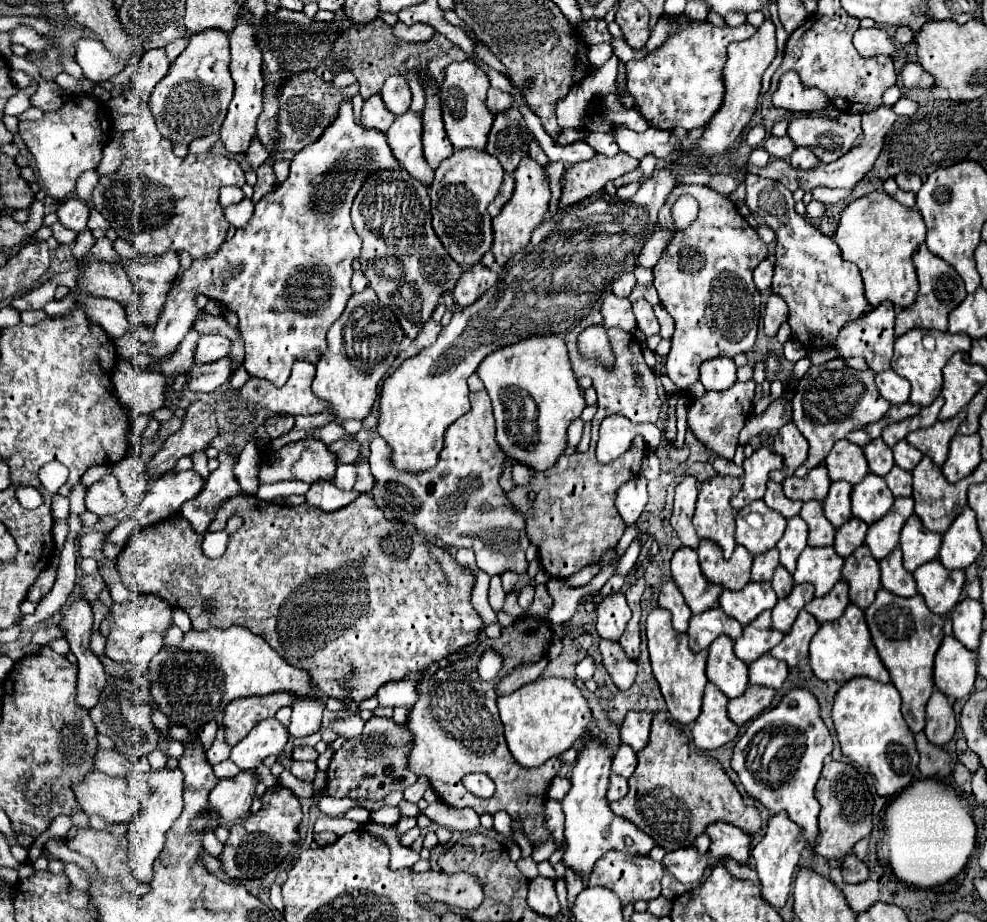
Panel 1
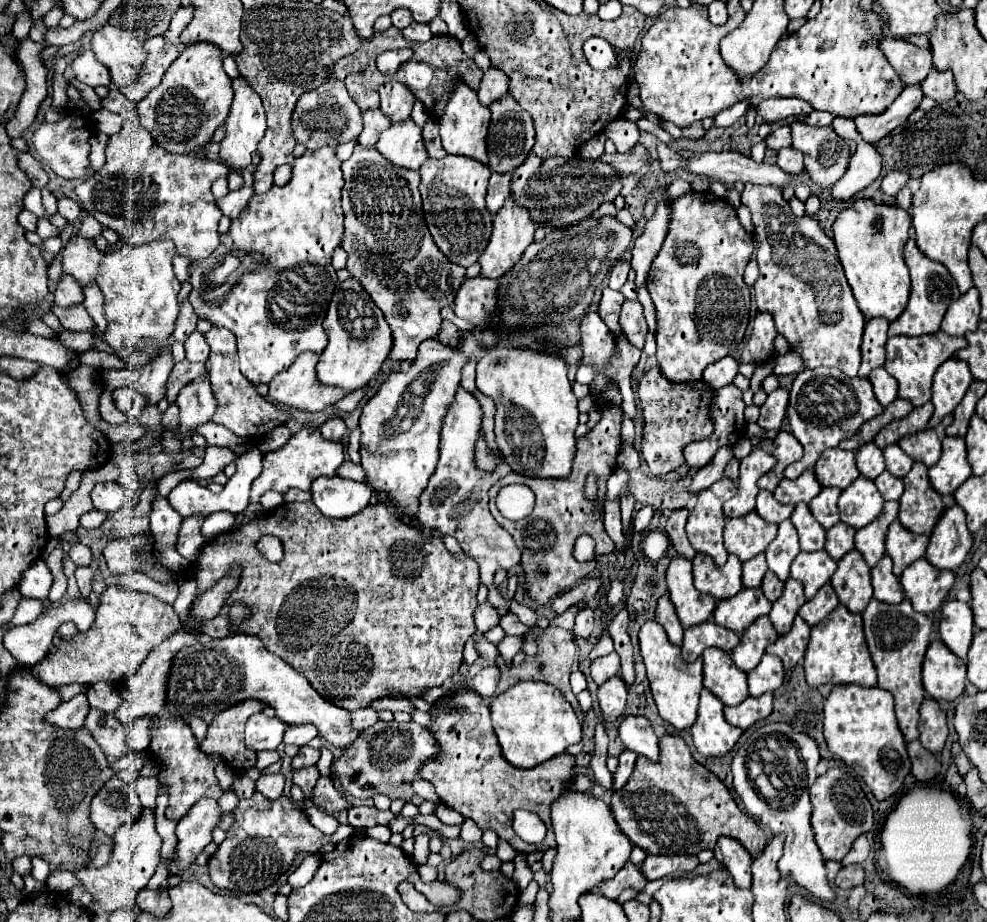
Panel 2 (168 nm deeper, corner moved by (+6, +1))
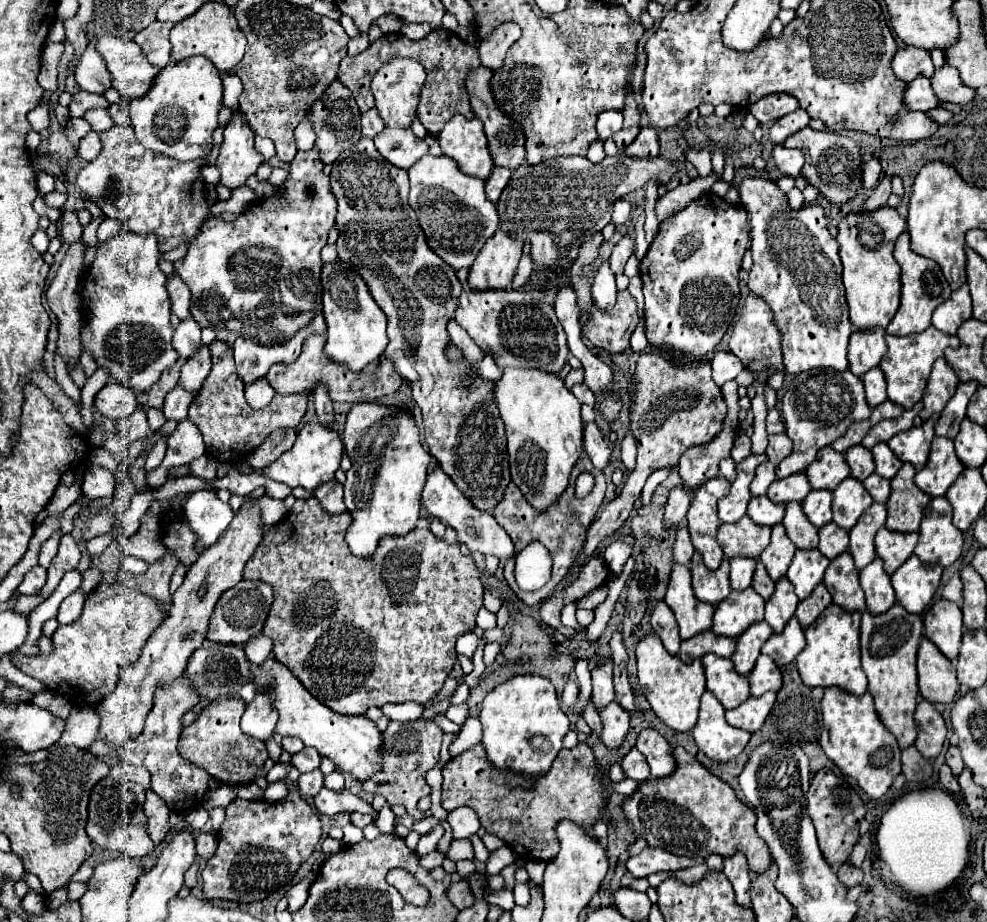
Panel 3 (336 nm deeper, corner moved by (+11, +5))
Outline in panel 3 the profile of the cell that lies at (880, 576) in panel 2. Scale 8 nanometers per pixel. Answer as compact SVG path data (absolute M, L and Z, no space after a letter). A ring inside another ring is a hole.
M876 557L868 567L860 571L860 585L866 593L866 609L872 615L886 613L896 603L890 577L884 573L880 557Z

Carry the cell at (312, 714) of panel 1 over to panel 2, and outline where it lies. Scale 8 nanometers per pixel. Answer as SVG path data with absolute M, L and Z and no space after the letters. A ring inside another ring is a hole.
M303 725L303 727L289 727L285 729L285 737L283 737L283 743L293 743L293 745L307 745L313 737L317 737L319 733L315 731L315 727L311 725Z

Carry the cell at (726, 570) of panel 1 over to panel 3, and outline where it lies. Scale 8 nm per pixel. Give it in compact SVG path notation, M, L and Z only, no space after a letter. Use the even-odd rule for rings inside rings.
M696 553L692 557L690 563L690 571L692 571L692 587L694 587L694 595L710 605L718 605L722 599L726 599L730 595L730 565L728 559L722 561L722 565L716 571L710 571L704 561L702 555Z

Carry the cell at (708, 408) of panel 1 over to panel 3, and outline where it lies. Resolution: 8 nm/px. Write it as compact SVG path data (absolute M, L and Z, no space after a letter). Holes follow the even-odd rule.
M728 381L722 385L722 395L728 405L728 415L724 419L724 429L718 437L714 437L708 445L692 447L686 451L678 463L682 483L688 491L694 491L708 479L718 475L718 463L730 457L730 449L734 445L734 437L738 433L738 383Z

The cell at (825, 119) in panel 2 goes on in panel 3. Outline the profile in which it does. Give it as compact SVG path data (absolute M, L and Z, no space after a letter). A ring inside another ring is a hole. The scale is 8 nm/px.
M798 107L796 111L792 111L790 115L784 115L782 119L778 119L778 121L770 127L770 139L772 139L774 143L784 143L786 137L790 137L790 135L794 135L796 131L808 127L808 121L810 121L808 113Z

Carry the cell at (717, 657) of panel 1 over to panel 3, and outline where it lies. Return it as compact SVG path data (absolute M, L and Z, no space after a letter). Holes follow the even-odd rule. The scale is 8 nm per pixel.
M718 655L702 657L706 671L706 689L724 705L724 709L734 709L750 697L748 677L742 677L734 671L730 659Z

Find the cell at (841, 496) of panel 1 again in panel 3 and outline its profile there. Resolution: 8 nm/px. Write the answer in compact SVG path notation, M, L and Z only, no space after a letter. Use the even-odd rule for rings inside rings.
M810 491L802 501L802 511L812 525L822 527L832 521L832 491Z

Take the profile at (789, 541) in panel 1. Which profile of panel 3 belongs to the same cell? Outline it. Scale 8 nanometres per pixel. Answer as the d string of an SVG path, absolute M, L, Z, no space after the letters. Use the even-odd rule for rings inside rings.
M774 525L770 545L760 555L760 561L766 565L766 569L774 581L778 581L780 577L786 575L794 551L796 551L796 547L794 547L794 543L790 543L784 527Z

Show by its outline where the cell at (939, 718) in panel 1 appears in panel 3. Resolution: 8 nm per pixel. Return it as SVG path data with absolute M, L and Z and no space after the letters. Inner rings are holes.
M920 701L914 721L918 727L918 739L914 745L926 759L936 759L942 751L942 743L946 737L946 725L942 715L934 709L932 703Z

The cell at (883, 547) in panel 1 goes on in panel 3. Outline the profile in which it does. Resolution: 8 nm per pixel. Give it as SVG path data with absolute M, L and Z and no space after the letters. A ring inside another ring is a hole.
M874 503L868 511L858 519L858 523L850 529L850 553L854 557L856 569L864 569L872 559L876 559L874 537L876 531L886 521L886 507L882 503Z

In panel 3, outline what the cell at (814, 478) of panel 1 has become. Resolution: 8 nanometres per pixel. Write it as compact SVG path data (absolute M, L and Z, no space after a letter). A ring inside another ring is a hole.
M804 473L790 475L786 479L776 479L768 489L768 499L772 503L790 503L790 501L802 501L812 491L808 479Z

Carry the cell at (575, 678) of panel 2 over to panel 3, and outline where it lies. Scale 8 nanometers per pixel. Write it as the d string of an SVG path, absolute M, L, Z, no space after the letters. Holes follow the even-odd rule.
M568 681L566 689L562 693L562 705L564 707L572 707L576 703L576 697L578 697L578 685L574 681Z

